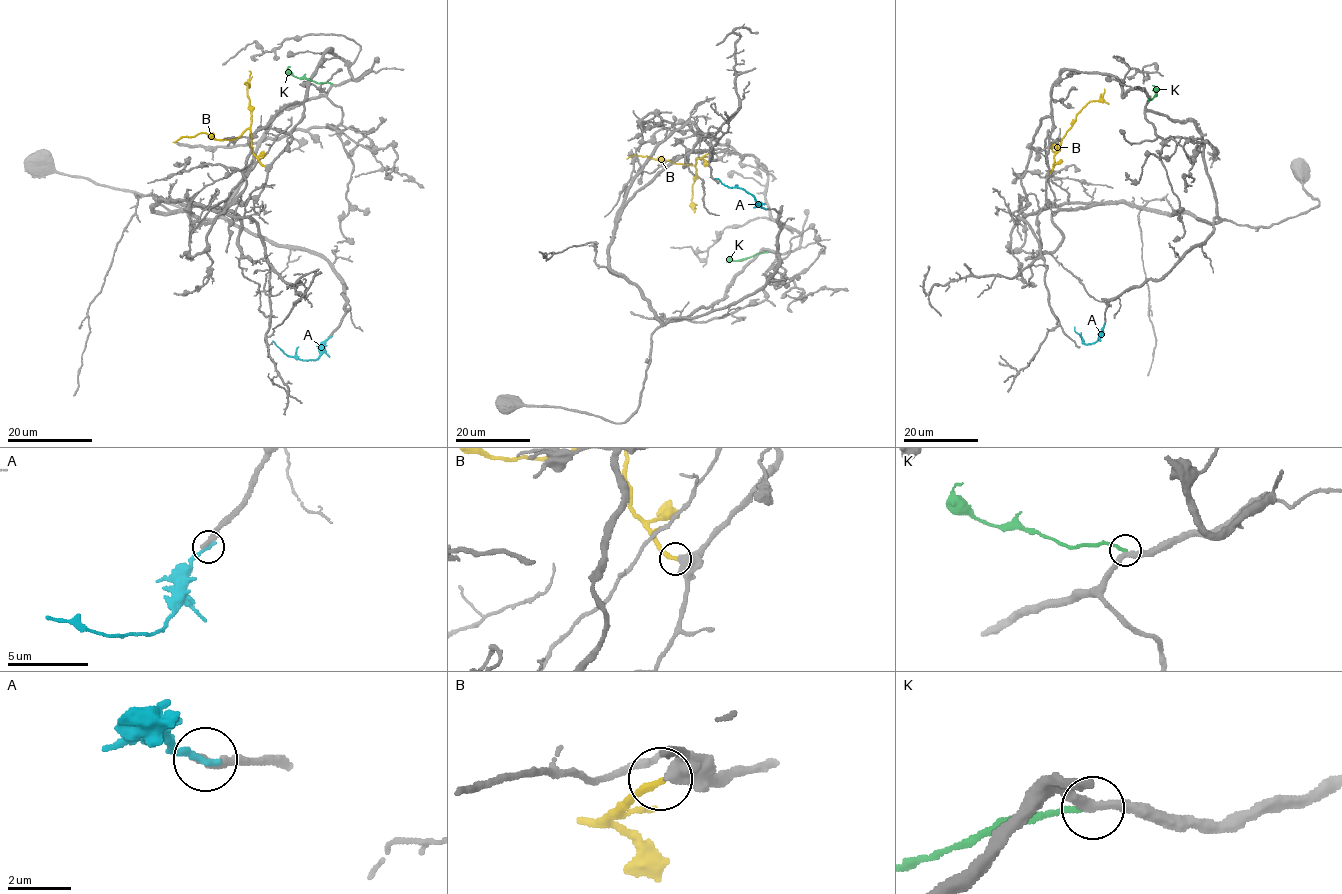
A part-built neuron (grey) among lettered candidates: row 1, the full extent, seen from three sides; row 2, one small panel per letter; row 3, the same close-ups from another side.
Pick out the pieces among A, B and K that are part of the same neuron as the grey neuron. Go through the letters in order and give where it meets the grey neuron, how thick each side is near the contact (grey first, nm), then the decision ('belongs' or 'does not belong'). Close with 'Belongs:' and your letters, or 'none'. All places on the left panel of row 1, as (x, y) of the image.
A: contact (330, 337); calibres 320 and 240 nm; does not belong
B: contact (264, 166); calibres 500 and 240 nm; belongs
K: contact (332, 84); calibres 320 and 190 nm; does not belong
Belongs: B

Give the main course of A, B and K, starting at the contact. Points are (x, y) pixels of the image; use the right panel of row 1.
A: (1105, 324), (1100, 337), (1090, 343), (1084, 343), (1075, 327)
B: (1049, 173), (1061, 140), (1060, 149), (1056, 149), (1055, 143), (1051, 147), (1055, 152)
K: (1148, 100), (1156, 95), (1153, 85)

